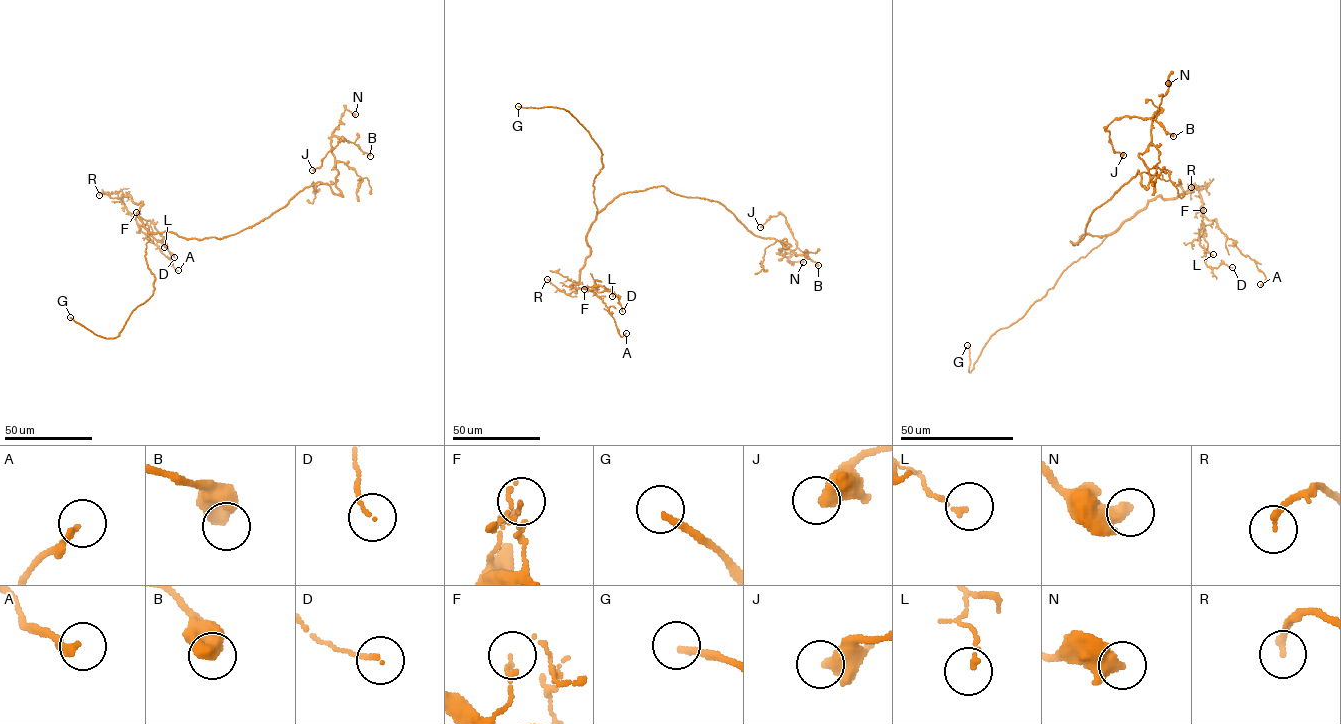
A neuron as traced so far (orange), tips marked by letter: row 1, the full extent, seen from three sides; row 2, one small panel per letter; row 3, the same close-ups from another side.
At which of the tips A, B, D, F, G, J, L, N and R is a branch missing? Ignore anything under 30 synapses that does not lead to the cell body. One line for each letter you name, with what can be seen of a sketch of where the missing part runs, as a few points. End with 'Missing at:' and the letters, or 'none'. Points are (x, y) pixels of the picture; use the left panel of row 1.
G: course (70, 317), (57, 312), (49, 292)
Missing at: G

